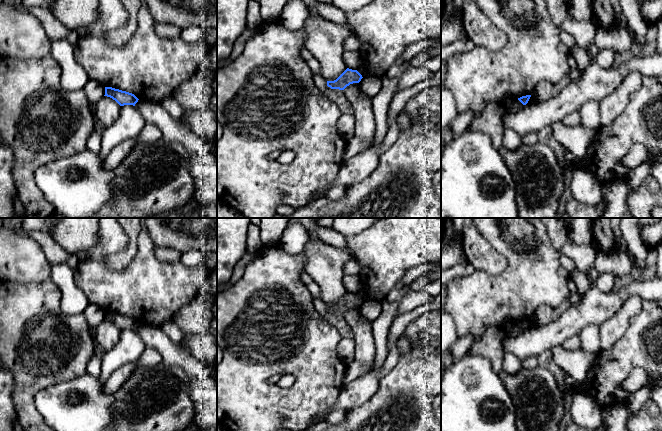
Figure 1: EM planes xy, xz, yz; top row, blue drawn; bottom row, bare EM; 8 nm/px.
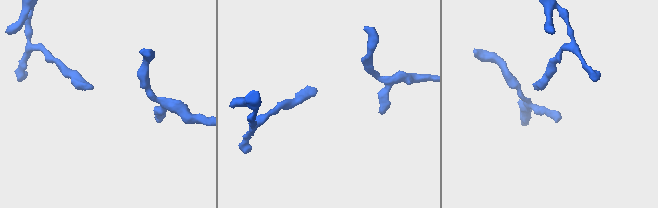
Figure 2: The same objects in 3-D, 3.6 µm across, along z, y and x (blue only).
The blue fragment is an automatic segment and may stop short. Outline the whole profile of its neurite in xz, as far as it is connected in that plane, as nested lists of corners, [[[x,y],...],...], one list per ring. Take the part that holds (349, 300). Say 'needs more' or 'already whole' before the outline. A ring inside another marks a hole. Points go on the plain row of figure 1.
already whole | [[[347,292],[336,304],[327,305],[327,310],[331,313],[344,314],[353,307],[359,307],[362,299],[357,294]]]

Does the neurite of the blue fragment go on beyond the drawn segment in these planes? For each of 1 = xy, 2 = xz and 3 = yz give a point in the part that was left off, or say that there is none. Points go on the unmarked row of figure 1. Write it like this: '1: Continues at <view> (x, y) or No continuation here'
1: No continuation here
2: No continuation here
3: No continuation here

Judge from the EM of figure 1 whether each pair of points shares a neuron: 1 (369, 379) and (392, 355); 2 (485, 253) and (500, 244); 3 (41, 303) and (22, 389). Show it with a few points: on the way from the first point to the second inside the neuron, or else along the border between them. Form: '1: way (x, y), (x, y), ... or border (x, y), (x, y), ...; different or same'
1: way (376, 376), (390, 362); same
2: border (478, 230), (505, 257), (507, 261), (505, 268); different
3: way (34, 324), (34, 368); same

